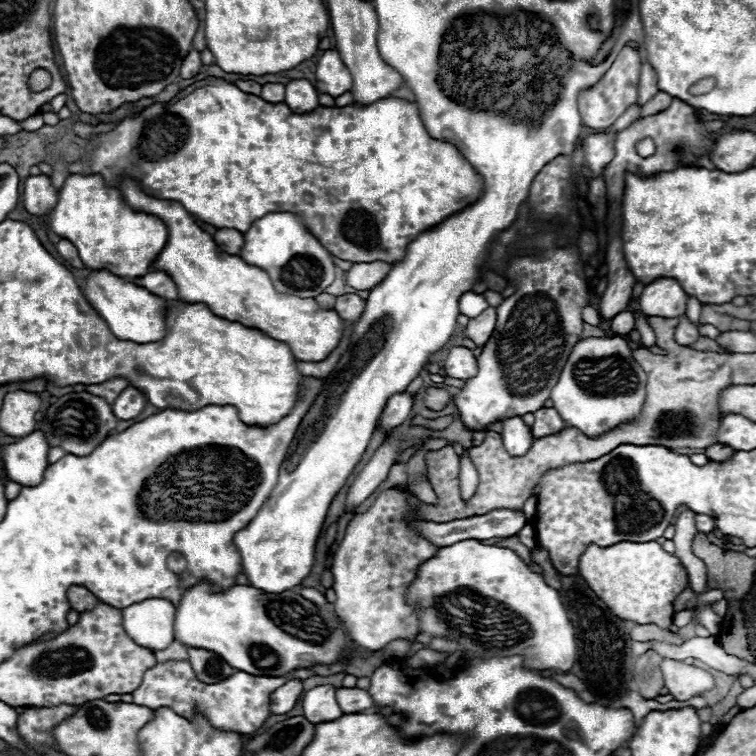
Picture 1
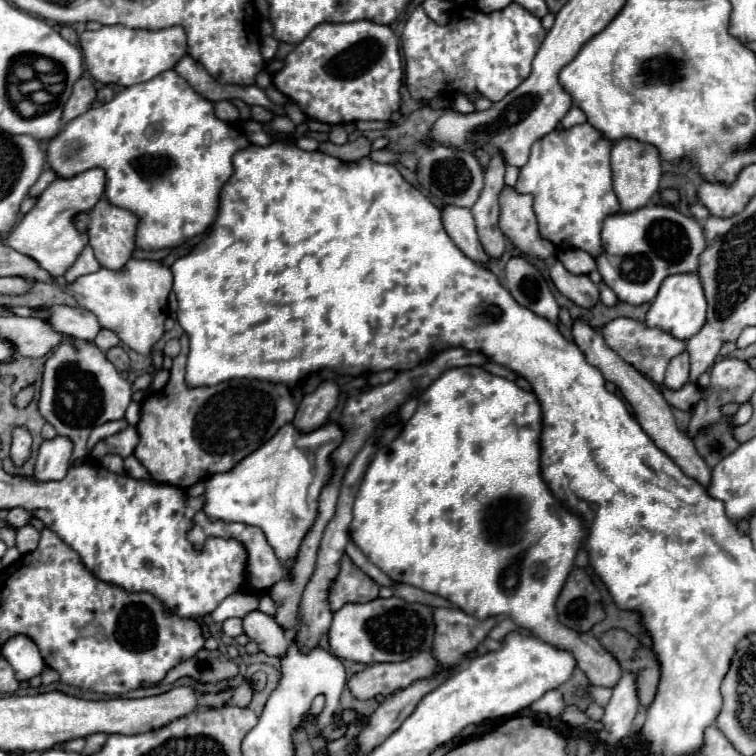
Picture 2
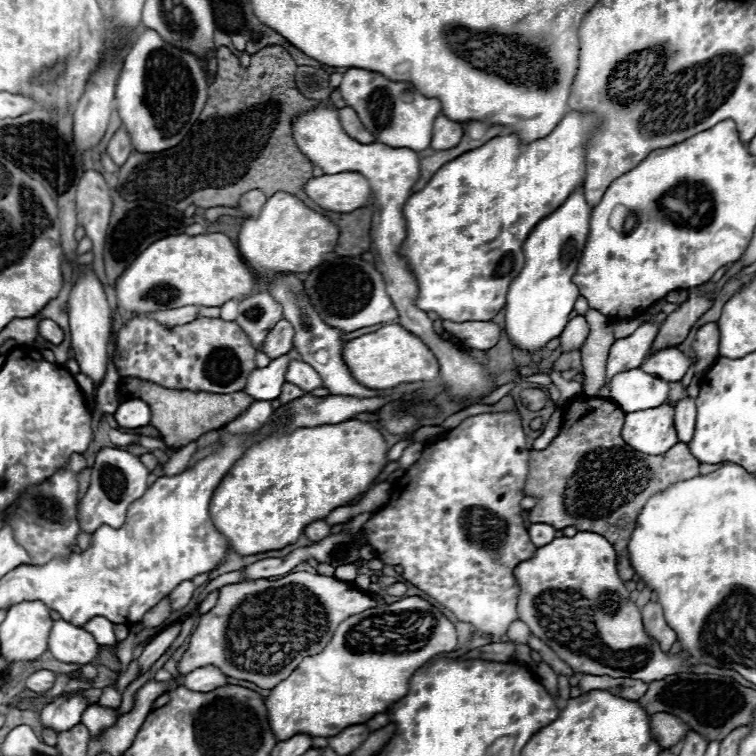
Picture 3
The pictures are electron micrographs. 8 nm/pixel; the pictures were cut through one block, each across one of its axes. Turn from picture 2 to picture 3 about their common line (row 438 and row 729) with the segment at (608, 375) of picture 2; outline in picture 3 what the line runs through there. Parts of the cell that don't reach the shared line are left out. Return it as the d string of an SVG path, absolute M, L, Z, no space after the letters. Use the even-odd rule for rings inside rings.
M658 712L652 718L652 736L662 748L670 748L680 742L690 732L688 724L682 724L676 716L666 716L666 712Z

